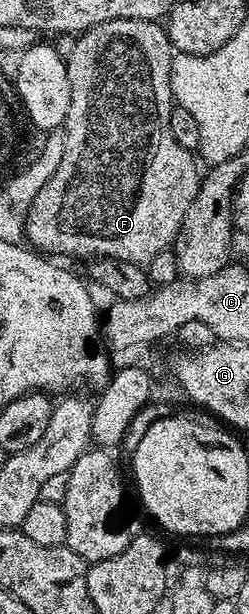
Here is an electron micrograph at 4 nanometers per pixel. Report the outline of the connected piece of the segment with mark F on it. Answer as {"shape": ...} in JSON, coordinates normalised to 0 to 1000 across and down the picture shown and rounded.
{"shape":[[[546,29],[422,33],[329,50],[289,68],[301,70],[285,90],[273,86],[261,94],[285,138],[253,218],[261,254],[245,254],[229,280],[149,313],[116,339],[104,393],[189,417],[257,414],[329,423],[466,420],[546,430],[598,428],[631,410],[699,396],[807,295],[787,252],[699,226],[683,208],[691,72],[635,34]]]}

